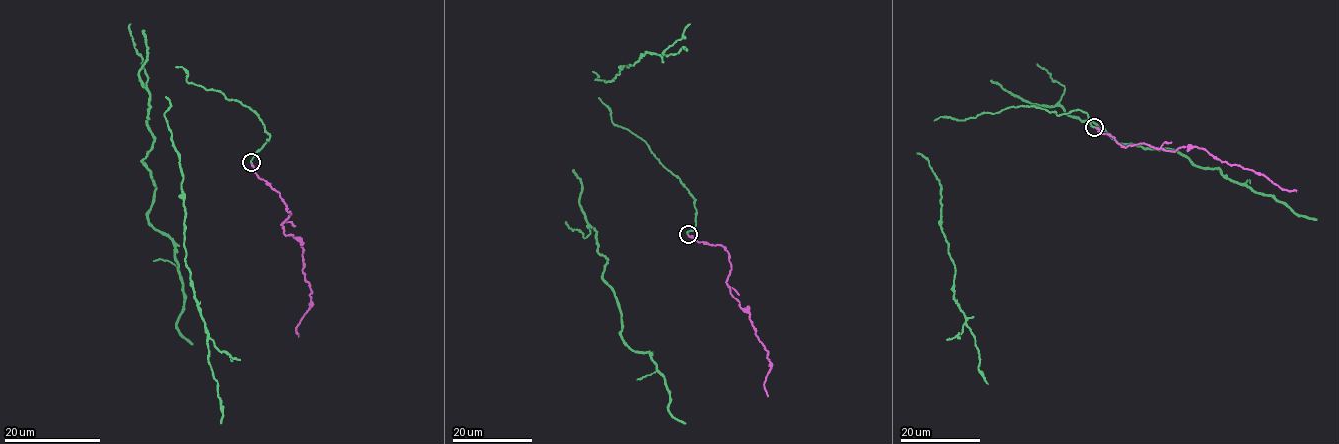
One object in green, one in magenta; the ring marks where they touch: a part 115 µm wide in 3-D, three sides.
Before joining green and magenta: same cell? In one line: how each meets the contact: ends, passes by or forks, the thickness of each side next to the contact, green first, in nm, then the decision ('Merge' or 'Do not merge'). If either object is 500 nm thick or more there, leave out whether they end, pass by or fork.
At the ring green ends. At the ring magenta ends. Thickness 190 nm (green) against 240 nm. Merge

